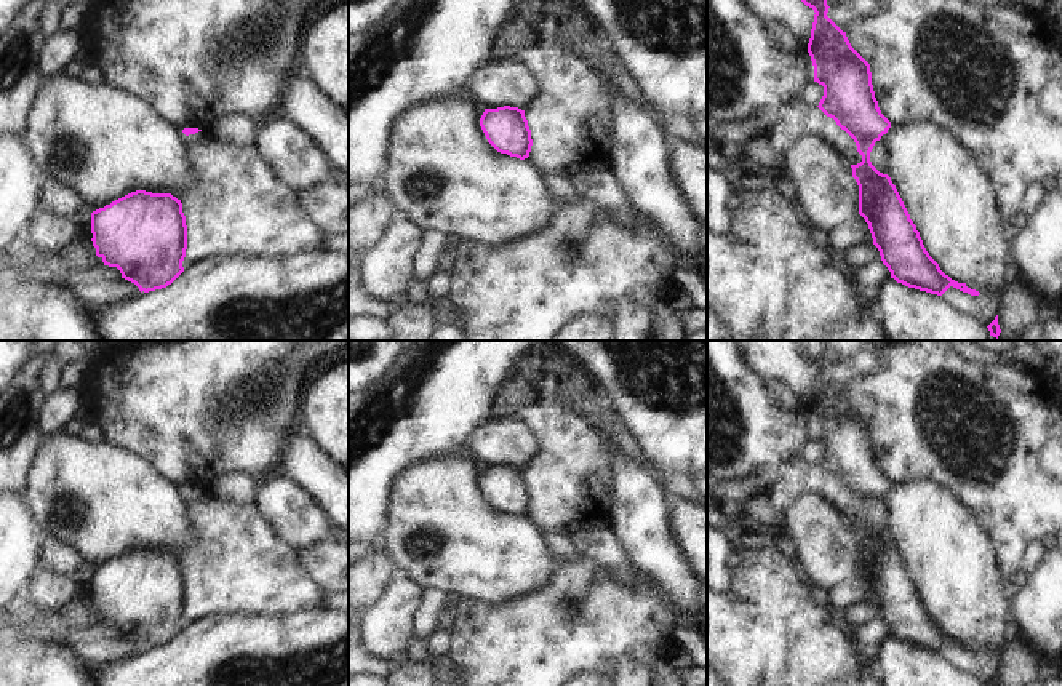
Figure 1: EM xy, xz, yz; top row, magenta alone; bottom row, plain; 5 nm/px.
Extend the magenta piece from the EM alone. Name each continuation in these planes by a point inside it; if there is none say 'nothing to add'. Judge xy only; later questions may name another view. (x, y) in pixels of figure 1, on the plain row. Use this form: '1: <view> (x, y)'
1: xy (197, 496)

